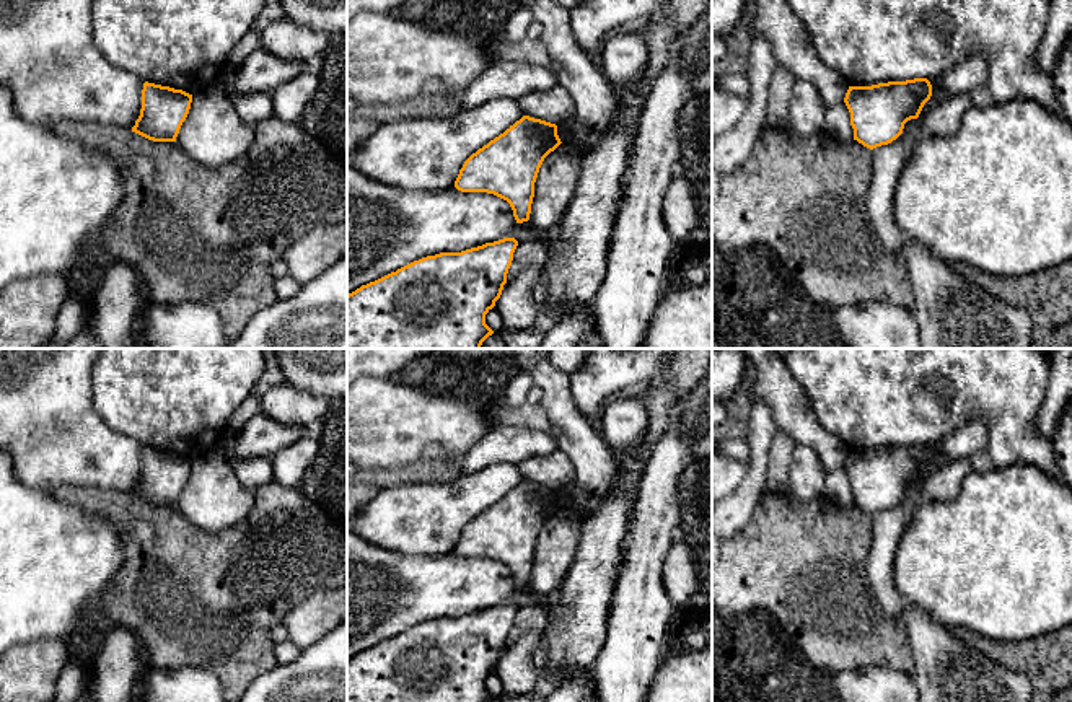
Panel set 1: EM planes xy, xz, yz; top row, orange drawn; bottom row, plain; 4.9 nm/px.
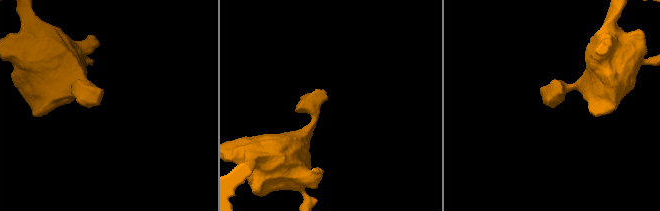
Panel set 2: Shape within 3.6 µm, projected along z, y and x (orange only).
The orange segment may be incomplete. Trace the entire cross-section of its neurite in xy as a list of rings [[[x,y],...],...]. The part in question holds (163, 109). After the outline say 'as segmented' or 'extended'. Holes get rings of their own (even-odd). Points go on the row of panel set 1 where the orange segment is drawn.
[[[145,81],[140,116],[132,132],[153,142],[176,142],[191,103],[192,94],[182,90]]] | as segmented

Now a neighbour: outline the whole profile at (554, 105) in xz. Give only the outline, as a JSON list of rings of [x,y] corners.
[[[559,83],[547,91],[531,91],[518,99],[523,116],[559,124],[573,116],[573,101]]]

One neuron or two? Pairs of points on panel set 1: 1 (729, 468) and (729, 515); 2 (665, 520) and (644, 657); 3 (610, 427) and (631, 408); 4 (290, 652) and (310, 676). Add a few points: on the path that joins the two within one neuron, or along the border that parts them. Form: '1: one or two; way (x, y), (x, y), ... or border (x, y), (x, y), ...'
1: two; border (748, 465), (745, 479), (729, 495)
2: one; way (644, 554), (644, 623)
3: one; way (615, 424), (626, 412)
4: two; border (302, 652), (290, 662), (279, 665)

